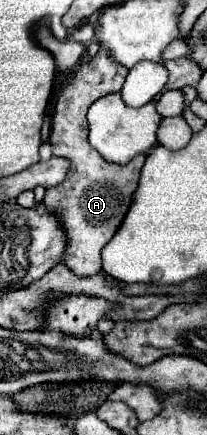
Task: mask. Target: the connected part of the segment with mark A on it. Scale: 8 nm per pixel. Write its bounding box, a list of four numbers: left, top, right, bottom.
[44,50,146,276]

